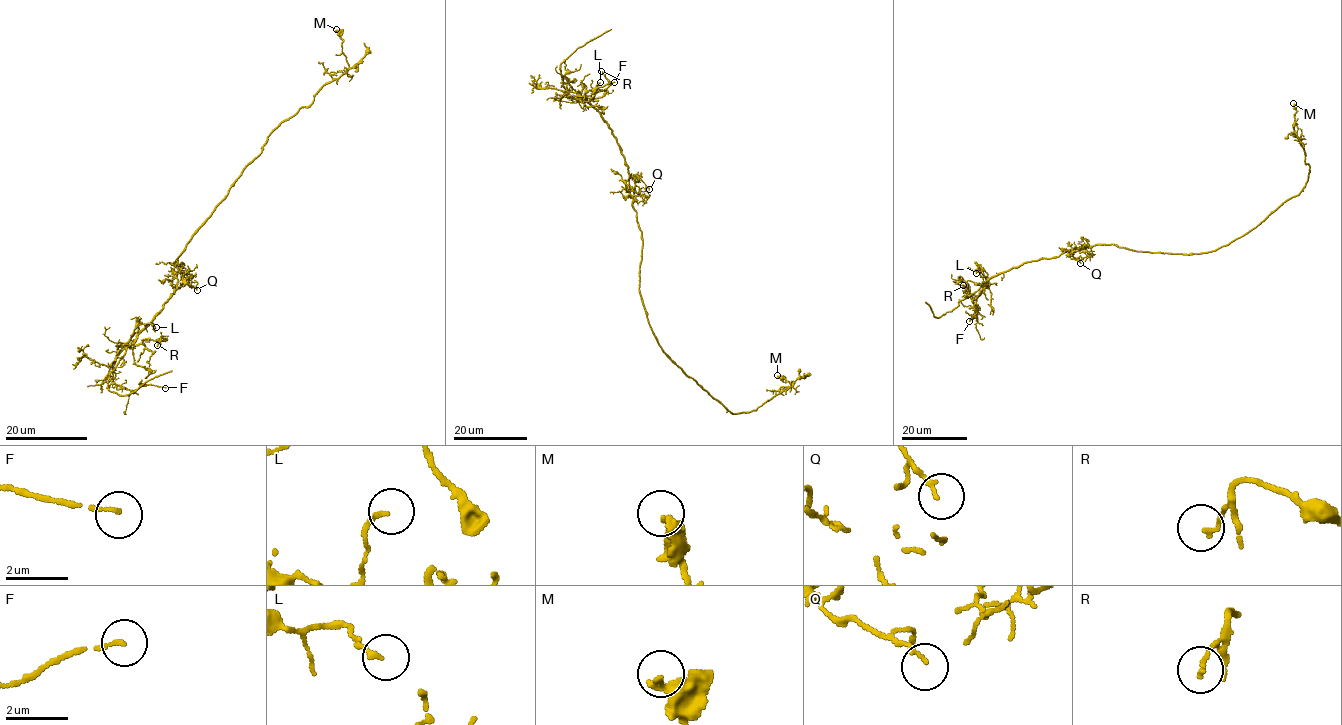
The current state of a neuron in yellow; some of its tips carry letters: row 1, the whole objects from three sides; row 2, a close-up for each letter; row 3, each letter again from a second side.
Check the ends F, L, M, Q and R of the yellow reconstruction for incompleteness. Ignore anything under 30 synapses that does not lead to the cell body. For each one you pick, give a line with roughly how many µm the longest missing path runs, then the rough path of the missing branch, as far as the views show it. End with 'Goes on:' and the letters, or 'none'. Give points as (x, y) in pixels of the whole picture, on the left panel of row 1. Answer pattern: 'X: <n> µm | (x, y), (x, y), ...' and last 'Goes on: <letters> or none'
Goes on: none

